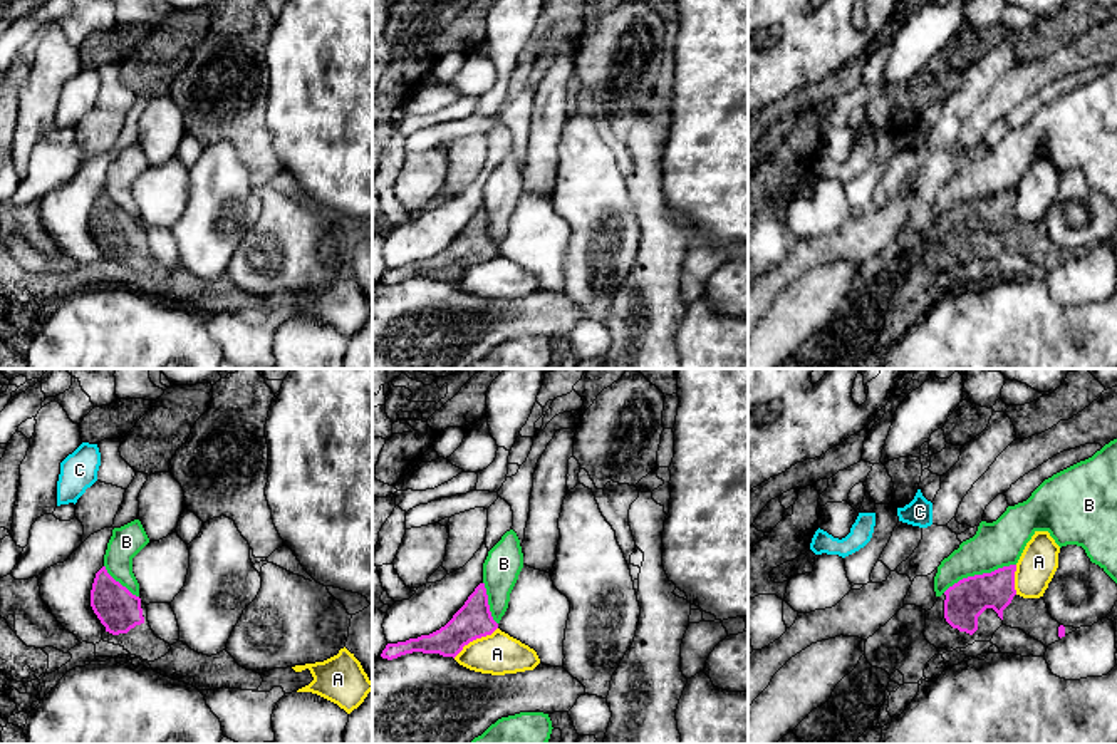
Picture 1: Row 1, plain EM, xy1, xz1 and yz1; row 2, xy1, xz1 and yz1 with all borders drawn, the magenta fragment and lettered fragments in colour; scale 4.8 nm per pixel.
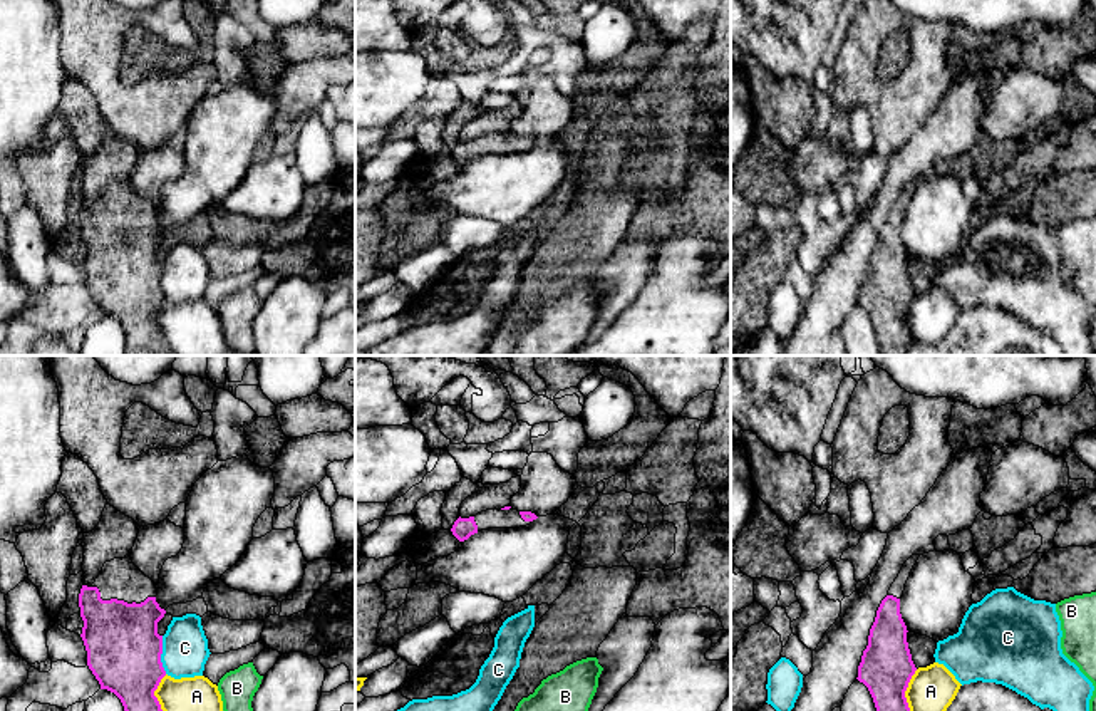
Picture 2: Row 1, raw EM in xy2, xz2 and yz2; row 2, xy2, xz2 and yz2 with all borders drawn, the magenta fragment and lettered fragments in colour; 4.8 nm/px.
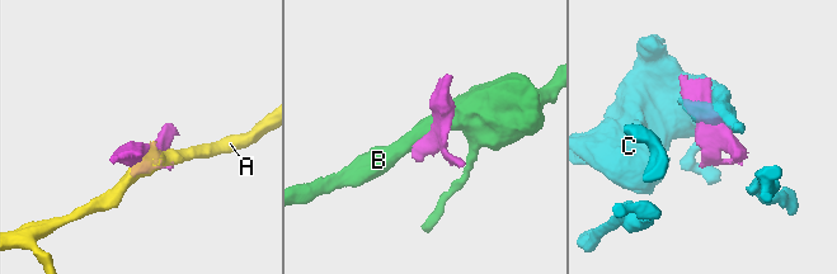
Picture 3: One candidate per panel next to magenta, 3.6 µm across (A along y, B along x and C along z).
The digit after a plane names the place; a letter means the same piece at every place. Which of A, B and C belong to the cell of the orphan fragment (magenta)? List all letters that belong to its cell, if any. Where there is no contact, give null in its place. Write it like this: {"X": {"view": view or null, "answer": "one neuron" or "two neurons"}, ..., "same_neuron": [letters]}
{"A": {"view": "xy2", "answer": "two neurons"}, "B": {"view": "yz1", "answer": "two neurons"}, "C": {"view": "xy2", "answer": "two neurons"}, "same_neuron": []}

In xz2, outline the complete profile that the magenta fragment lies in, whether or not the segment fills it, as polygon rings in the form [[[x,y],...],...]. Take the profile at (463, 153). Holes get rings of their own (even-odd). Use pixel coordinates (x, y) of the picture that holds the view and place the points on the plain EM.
[[[511,131],[486,134],[469,143],[458,143],[451,153],[452,159],[464,166],[471,159],[489,153],[520,153],[530,149],[538,141],[531,136],[518,136]]]

